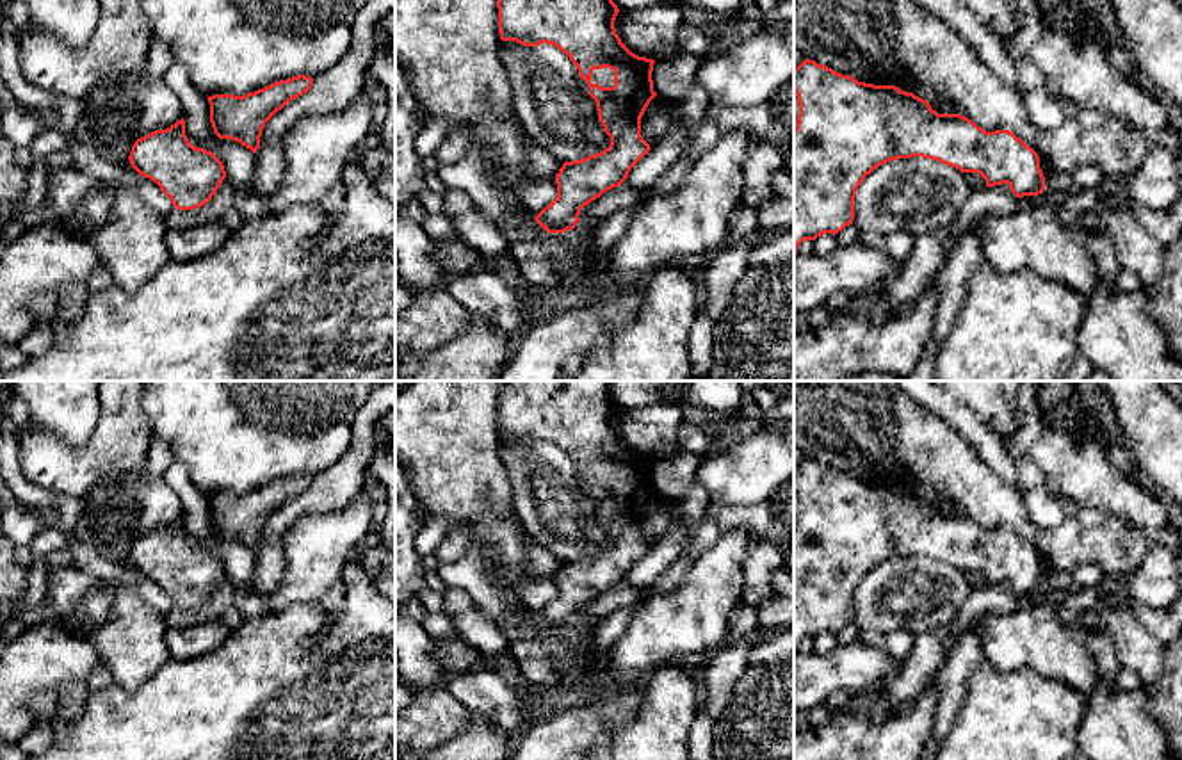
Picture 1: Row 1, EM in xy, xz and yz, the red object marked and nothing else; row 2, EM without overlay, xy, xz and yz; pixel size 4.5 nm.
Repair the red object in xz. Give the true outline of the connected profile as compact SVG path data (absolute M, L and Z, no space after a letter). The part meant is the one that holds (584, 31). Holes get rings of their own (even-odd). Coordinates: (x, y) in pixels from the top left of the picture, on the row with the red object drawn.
M497 0L502 41L523 46L554 44L577 66L596 101L598 119L611 144L582 160L564 162L555 174L557 198L534 219L548 233L564 233L580 210L619 187L652 150L641 135L641 117L657 96L653 59L632 53L619 39L612 0ZM595 69L614 71L614 85L591 82Z

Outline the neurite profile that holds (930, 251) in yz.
M1008 183L972 190L951 224L915 239L911 255L901 274L888 283L879 304L888 308L917 301L938 276L949 251L968 226L981 215L1016 212L1018 199Z

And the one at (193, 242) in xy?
M206 221L190 228L167 230L166 246L171 260L198 260L219 249L226 242L230 233L230 228L221 221Z

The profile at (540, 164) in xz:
M525 133L525 173L541 182L545 178L555 176L563 162L554 157L550 151L538 146L527 133Z

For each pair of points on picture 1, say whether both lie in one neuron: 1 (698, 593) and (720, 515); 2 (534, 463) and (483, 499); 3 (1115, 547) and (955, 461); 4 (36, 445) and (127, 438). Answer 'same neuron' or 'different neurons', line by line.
1: different neurons
2: different neurons
3: same neuron
4: same neuron

